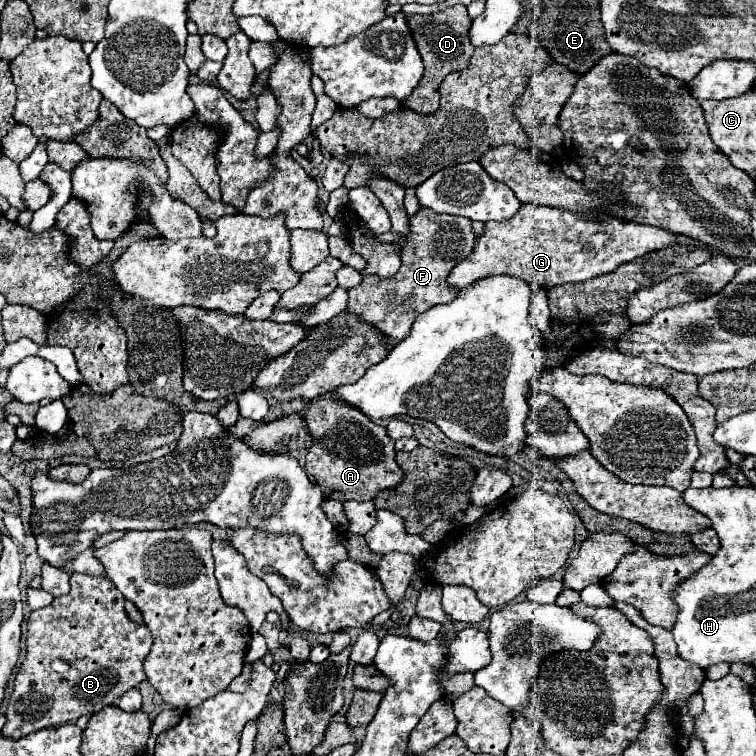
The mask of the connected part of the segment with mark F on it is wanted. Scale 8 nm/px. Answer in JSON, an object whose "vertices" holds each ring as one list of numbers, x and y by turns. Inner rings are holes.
{"vertices":[[419,208,411,218,411,236,401,250,401,268,393,278,365,274,361,284,349,290,349,310,359,314,363,320,373,322,383,334,393,340,403,340,411,330,411,324,419,314,437,304,451,302,459,290,447,284,447,276,455,264,465,260,473,252,475,234,471,220,465,216,437,214,431,208]]}

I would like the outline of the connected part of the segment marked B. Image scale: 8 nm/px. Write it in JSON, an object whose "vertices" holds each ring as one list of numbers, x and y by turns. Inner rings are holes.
{"vertices":[[71,574,71,592,63,598,55,598,51,606,33,610,27,622,27,652,25,660,15,676,15,686,7,706,7,724,1,734,19,738,43,728,55,728,67,722,75,722,79,716,99,712,105,706,117,704,117,700,131,688,137,688,145,680,143,660,151,650,153,638,145,624,135,624,125,612,125,598,115,584,103,576]]}

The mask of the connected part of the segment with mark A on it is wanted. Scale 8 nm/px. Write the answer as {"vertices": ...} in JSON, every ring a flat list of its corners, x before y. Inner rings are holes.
{"vertices":[[331,398,305,400,303,418,307,422,313,446,307,454,307,474,321,486,325,498,333,500,373,500,377,492,393,488,403,480,395,462,395,442,383,426,373,424,363,412]]}

